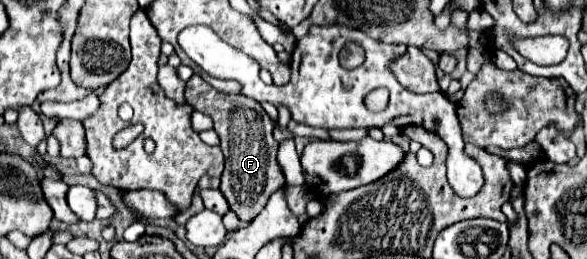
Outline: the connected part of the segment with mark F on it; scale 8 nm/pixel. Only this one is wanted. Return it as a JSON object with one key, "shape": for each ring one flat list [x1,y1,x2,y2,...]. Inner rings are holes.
{"shape":[[193,74,185,88,187,102,209,116,213,116,215,132,221,138,221,150,225,154,225,172,221,174,219,190,227,198,231,210,239,216,241,222,251,222,267,204,267,198,285,186,285,176,277,164,277,146,273,140,275,124,265,114,263,106,243,94,223,94,209,86,203,78]]}

